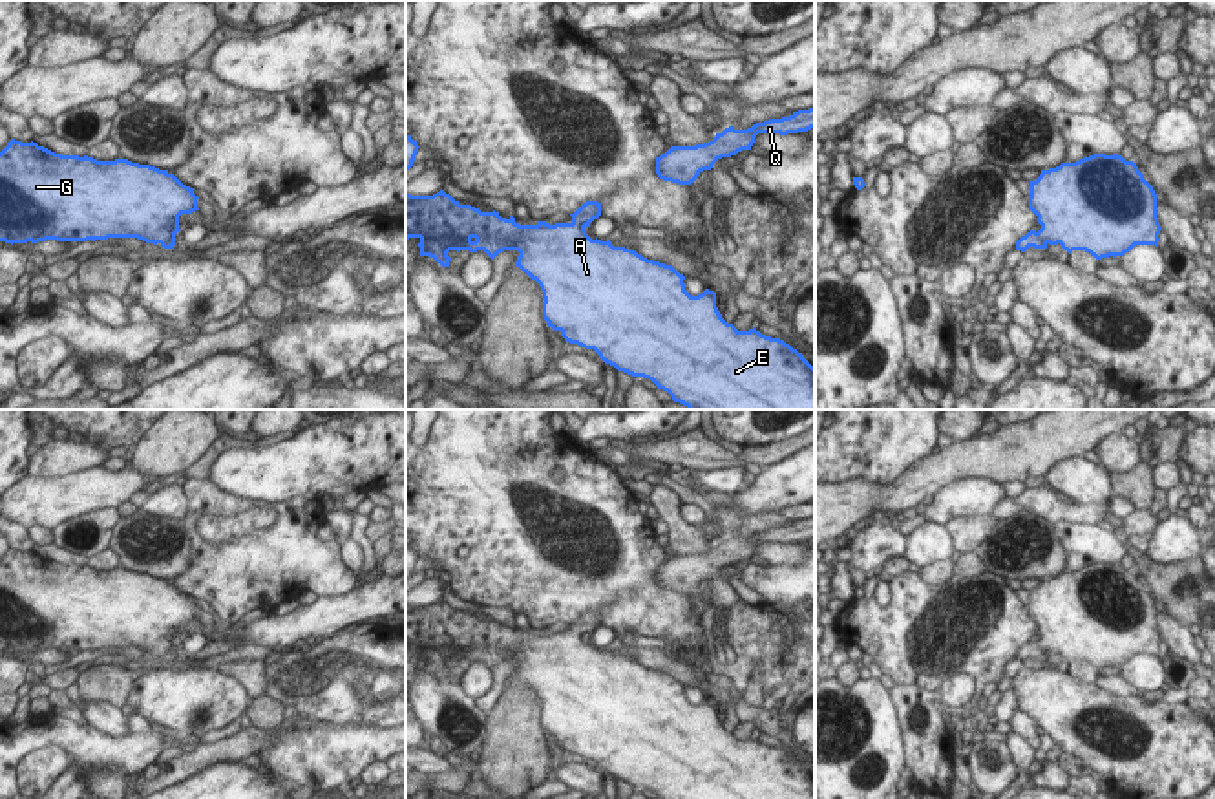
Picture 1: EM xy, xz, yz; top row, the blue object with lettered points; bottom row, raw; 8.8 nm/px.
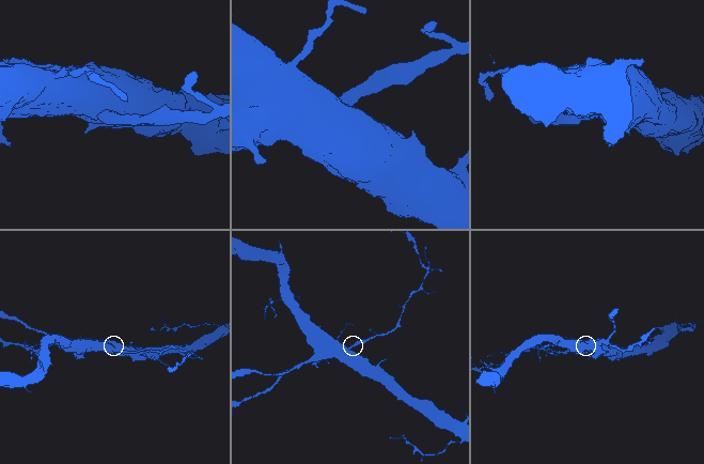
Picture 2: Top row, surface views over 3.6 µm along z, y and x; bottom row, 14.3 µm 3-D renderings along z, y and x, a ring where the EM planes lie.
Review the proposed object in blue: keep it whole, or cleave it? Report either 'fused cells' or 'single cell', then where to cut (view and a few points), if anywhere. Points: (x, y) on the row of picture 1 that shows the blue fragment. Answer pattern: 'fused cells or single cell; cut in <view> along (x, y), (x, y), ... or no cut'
single cell; no cut

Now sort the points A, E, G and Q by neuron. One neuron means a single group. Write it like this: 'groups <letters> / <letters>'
groups A E G Q

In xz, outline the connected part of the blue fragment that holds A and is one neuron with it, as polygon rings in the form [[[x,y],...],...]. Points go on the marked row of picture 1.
[[[444,190],[433,196],[406,194],[406,241],[418,238],[420,256],[429,256],[442,267],[449,267],[449,250],[484,250],[491,260],[504,250],[517,250],[515,267],[535,280],[543,291],[543,318],[548,327],[585,349],[594,349],[605,364],[632,377],[652,380],[667,391],[674,402],[687,410],[815,410],[815,368],[802,353],[780,338],[756,331],[738,331],[727,324],[718,307],[716,293],[705,289],[698,296],[685,291],[685,276],[674,267],[647,260],[636,250],[614,247],[610,240],[592,240],[586,227],[601,216],[601,203],[586,201],[572,216],[570,223],[519,225],[513,216],[481,212],[471,205],[460,205]]]

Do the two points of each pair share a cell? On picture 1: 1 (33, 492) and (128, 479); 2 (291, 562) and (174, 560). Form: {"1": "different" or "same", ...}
{"1": "same", "2": "different"}

